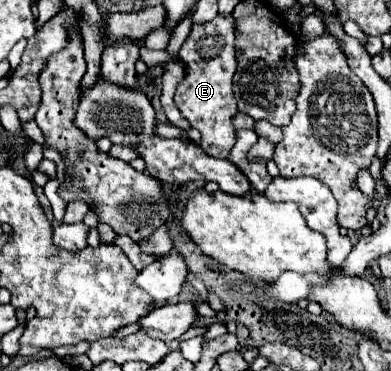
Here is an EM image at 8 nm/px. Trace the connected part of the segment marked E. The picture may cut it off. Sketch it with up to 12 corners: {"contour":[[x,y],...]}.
{"contour":[[234,18],[194,24],[174,102],[200,148],[236,142]]}

